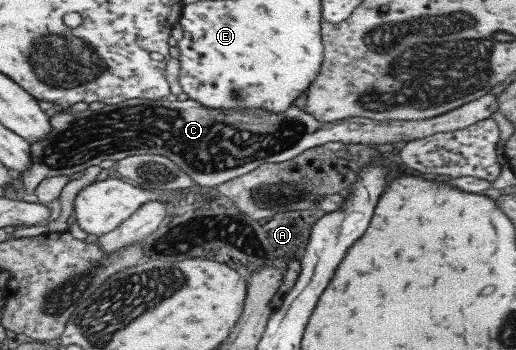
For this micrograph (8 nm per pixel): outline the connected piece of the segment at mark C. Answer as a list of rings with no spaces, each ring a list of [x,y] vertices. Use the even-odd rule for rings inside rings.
[[[484,95],[467,102],[458,108],[439,114],[435,117],[407,121],[376,121],[364,117],[346,118],[334,122],[318,122],[311,114],[306,114],[294,104],[288,106],[280,114],[270,114],[266,110],[244,108],[243,110],[210,110],[194,100],[178,101],[175,98],[163,99],[131,99],[118,104],[104,105],[96,111],[86,109],[82,112],[70,111],[55,112],[50,118],[50,134],[40,138],[38,142],[30,142],[28,152],[31,158],[30,169],[24,170],[16,181],[22,186],[22,193],[33,194],[35,186],[46,177],[70,176],[86,168],[97,166],[104,160],[114,161],[126,156],[140,154],[156,154],[168,158],[188,175],[190,180],[198,186],[216,187],[222,182],[238,178],[258,166],[269,163],[280,163],[298,157],[301,152],[313,146],[320,146],[327,142],[345,142],[352,144],[365,144],[387,146],[394,142],[408,142],[416,138],[424,138],[436,132],[452,132],[462,130],[470,124],[490,118],[497,111],[495,95]]]

